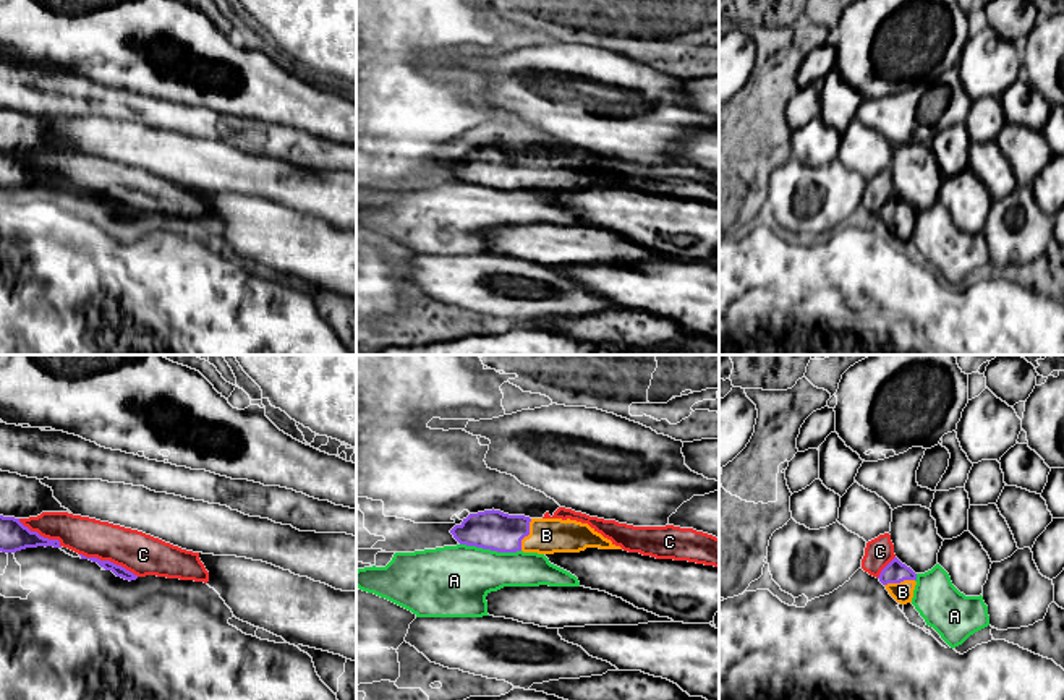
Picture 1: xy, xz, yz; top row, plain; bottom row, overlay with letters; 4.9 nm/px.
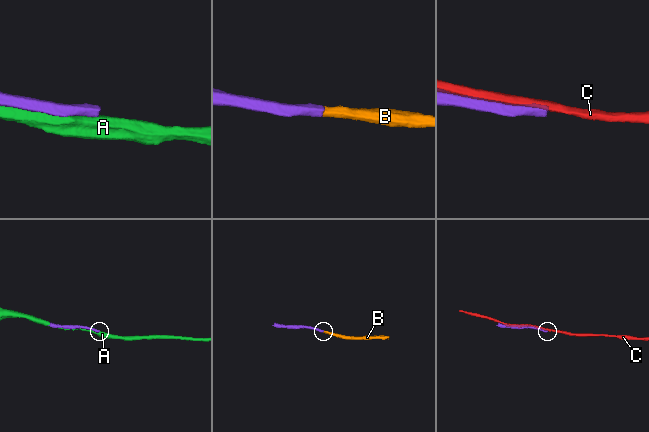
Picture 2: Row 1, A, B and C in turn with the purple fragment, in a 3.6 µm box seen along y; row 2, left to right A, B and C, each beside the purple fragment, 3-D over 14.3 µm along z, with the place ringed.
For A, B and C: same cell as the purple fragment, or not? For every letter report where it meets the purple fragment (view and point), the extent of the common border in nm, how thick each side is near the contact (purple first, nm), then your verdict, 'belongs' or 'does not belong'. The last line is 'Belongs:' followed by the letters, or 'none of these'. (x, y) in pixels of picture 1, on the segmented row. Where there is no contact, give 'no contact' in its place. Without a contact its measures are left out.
A: xz (491, 550) | 300 nm | 200/360 nm | does not belong
B: xz (527, 535) | 170 nm | 200/180 nm | belongs
C: xy (109, 561) | 320 nm | 60/200 nm | does not belong
Belongs: B

